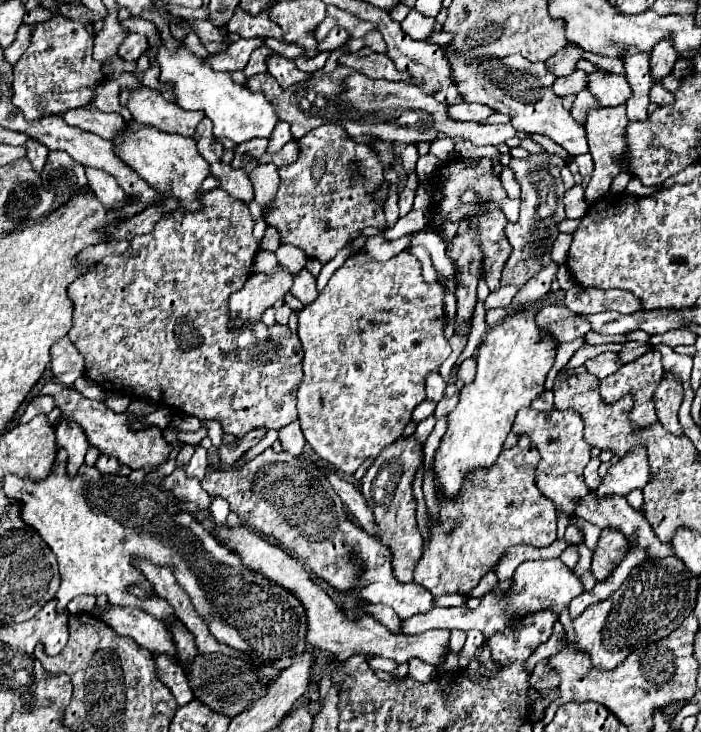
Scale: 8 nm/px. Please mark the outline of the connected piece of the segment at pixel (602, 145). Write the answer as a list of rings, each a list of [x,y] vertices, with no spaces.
[[[615,106],[615,108],[597,108],[587,112],[587,138],[589,138],[589,152],[593,156],[593,174],[589,180],[589,186],[585,190],[585,202],[593,204],[601,196],[607,194],[611,180],[627,172],[627,164],[623,164],[623,148],[627,148],[627,140],[623,140],[623,128],[627,128],[627,116],[625,116],[625,106]]]

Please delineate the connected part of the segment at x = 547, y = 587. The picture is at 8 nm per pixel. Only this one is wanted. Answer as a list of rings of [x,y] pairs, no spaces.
[[[535,560],[535,562],[523,562],[513,574],[513,584],[507,592],[487,592],[481,598],[481,604],[475,610],[469,608],[433,608],[427,614],[413,616],[411,620],[403,622],[403,634],[419,634],[433,628],[447,628],[447,630],[479,630],[485,638],[491,638],[495,632],[501,632],[507,628],[507,624],[513,624],[515,620],[523,620],[523,616],[531,612],[551,610],[559,614],[563,608],[569,606],[569,602],[575,596],[581,596],[585,592],[581,580],[559,560]]]

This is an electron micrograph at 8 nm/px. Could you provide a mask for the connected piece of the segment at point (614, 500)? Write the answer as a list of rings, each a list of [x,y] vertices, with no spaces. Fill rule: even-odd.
[[[591,492],[591,494],[583,500],[583,504],[579,504],[579,506],[575,508],[575,514],[581,516],[581,518],[585,518],[585,520],[589,520],[591,524],[595,524],[595,526],[599,526],[599,528],[611,528],[611,530],[615,530],[615,532],[623,532],[623,536],[625,536],[627,540],[635,540],[633,548],[643,548],[643,550],[647,552],[647,558],[667,558],[667,556],[675,554],[673,548],[671,548],[671,544],[659,542],[659,538],[655,536],[651,524],[647,524],[645,516],[643,516],[641,512],[633,510],[633,508],[627,504],[625,498],[611,496],[611,498],[607,498],[607,500],[597,500],[597,494]]]

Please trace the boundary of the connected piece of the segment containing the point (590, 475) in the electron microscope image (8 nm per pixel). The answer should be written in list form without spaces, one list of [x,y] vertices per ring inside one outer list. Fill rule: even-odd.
[[[593,458],[587,466],[585,466],[585,482],[587,482],[587,486],[591,488],[591,490],[595,490],[597,488],[597,484],[601,482],[601,476],[597,474],[597,468],[599,468],[599,460],[597,458]]]

